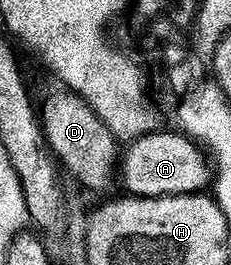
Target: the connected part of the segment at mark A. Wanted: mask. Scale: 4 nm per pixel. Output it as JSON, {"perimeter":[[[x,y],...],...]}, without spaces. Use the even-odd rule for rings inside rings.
{"perimeter":[[[157,128],[141,138],[133,138],[123,147],[118,158],[118,182],[124,185],[129,195],[137,198],[161,198],[171,194],[194,194],[205,189],[204,185],[210,182],[210,158],[201,147],[192,139],[175,129],[163,130]]]}

